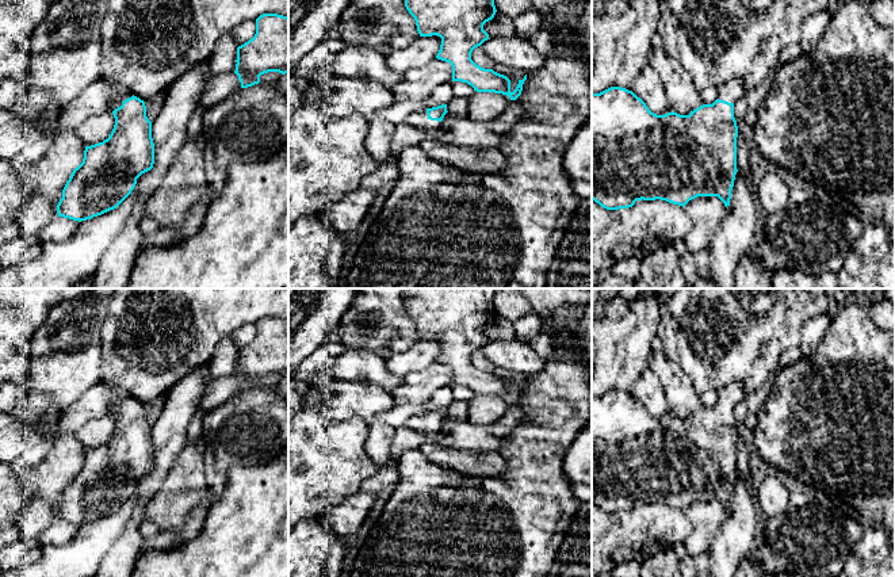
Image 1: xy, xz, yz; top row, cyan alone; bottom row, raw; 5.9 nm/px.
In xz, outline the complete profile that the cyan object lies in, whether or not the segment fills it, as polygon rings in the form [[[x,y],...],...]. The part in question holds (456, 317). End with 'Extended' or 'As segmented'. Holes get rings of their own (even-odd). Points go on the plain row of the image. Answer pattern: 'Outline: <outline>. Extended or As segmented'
Outline: [[[406,288],[405,310],[414,321],[420,340],[437,339],[441,341],[440,354],[436,362],[451,367],[452,385],[467,386],[477,396],[502,397],[509,400],[510,404],[516,404],[521,398],[527,378],[523,383],[519,383],[516,393],[512,396],[510,383],[506,379],[500,378],[493,372],[481,371],[471,363],[473,354],[489,343],[489,337],[483,333],[483,328],[492,324],[497,316],[494,309],[494,295],[496,288]]]. As segmented

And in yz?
Outline: [[[730,383],[718,391],[716,404],[703,408],[689,419],[668,416],[657,419],[632,394],[611,390],[592,397],[592,503],[607,513],[628,512],[636,504],[666,504],[685,509],[697,500],[718,500],[730,509],[737,473],[738,429],[734,406],[746,397],[741,383]]]. Extended

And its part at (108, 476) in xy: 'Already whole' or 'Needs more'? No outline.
Needs more

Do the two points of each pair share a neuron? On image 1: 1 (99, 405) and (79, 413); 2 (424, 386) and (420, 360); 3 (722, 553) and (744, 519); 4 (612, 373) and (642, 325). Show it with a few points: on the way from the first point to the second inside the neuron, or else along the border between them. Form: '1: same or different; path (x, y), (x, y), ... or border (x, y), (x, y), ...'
1: same; path (94, 405), (84, 409)
2: different; border (435, 360), (420, 370), (412, 370), (404, 378)
3: same; path (730, 545), (735, 539), (738, 527)
4: same; path (612, 360), (612, 355), (630, 337)

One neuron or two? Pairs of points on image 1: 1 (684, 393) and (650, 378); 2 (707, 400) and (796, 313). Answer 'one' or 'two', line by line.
1: two
2: two

